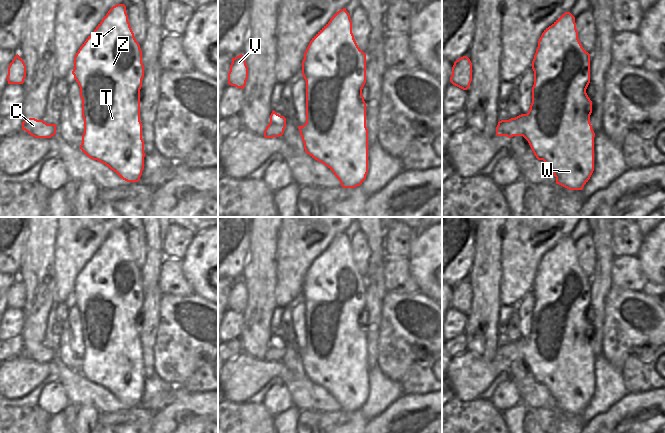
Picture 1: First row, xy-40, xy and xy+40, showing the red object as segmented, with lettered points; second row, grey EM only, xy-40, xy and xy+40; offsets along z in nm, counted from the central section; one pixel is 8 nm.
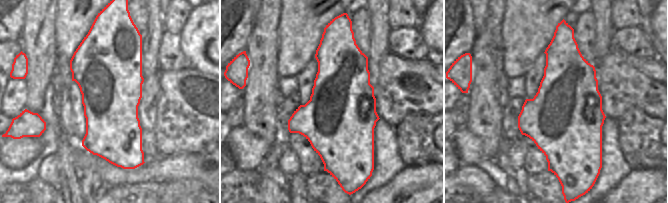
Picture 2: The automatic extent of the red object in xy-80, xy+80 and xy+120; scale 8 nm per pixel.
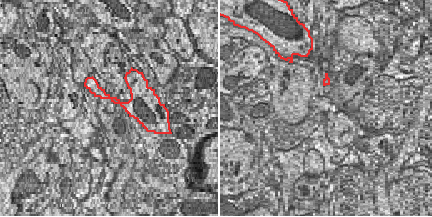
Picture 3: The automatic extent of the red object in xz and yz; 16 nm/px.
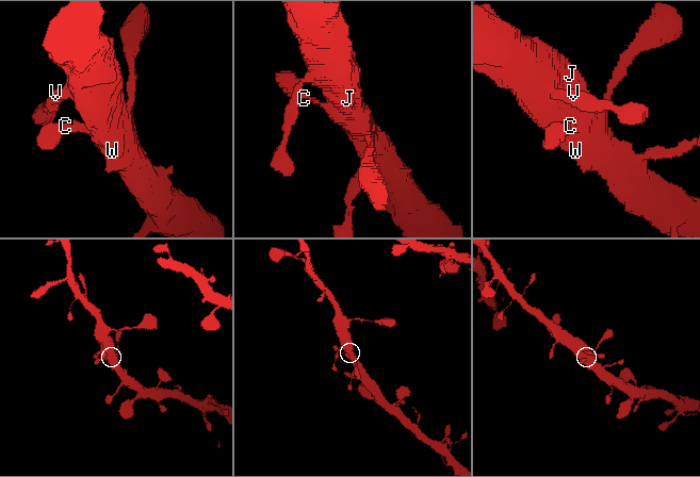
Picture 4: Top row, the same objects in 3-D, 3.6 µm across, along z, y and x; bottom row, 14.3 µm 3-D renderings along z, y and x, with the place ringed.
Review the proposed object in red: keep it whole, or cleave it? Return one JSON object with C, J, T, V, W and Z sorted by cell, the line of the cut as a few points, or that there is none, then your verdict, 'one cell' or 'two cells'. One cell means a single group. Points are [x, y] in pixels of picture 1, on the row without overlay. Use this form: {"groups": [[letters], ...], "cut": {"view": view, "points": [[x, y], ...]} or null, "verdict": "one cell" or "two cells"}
{"groups": [["C", "J", "T", "V", "W", "Z"]], "cut": null, "verdict": "one cell"}

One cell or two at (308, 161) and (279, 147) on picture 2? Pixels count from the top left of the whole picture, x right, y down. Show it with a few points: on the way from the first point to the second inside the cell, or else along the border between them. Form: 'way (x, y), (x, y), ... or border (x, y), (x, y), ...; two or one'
border (285, 139), (288, 146); two

